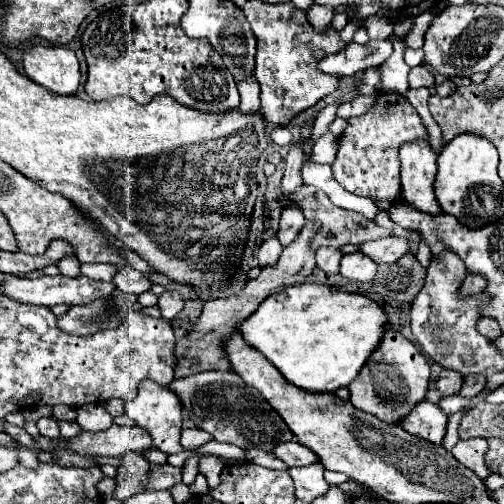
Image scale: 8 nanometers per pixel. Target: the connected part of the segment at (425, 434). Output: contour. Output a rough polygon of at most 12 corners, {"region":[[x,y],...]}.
{"region":[[424,398],[400,420],[408,434],[442,444],[448,416]]}

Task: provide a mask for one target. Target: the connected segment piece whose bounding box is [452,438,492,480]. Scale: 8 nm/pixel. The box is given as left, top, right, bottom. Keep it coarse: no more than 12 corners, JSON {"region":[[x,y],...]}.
{"region":[[458,440],[452,456],[482,480],[492,472],[484,464],[488,440]]}

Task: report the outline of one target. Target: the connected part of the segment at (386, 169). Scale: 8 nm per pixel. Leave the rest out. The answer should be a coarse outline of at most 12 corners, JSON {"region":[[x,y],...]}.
{"region":[[380,92],[338,136],[334,178],[396,202],[398,148],[428,138],[402,94]]}

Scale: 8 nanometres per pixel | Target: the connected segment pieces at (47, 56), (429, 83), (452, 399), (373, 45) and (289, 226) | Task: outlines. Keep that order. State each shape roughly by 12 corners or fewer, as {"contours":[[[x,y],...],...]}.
{"contours":[[[62,46],[24,50],[24,72],[54,94],[78,90],[80,68]],[[414,66],[408,74],[410,88],[434,88],[434,74]],[[456,394],[442,398],[442,410],[446,414],[460,412],[470,400]],[[390,40],[346,44],[318,62],[330,76],[352,76],[380,66]],[[300,208],[280,214],[276,238],[282,248],[290,246],[304,226]]]}

